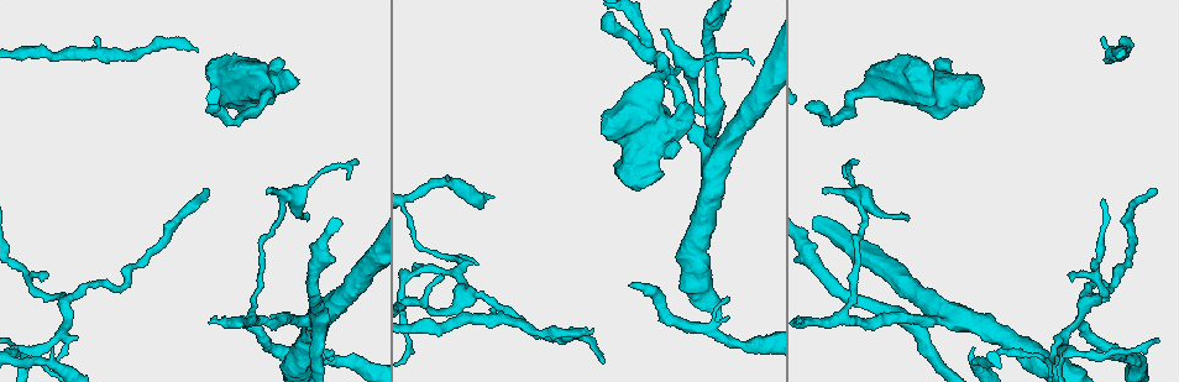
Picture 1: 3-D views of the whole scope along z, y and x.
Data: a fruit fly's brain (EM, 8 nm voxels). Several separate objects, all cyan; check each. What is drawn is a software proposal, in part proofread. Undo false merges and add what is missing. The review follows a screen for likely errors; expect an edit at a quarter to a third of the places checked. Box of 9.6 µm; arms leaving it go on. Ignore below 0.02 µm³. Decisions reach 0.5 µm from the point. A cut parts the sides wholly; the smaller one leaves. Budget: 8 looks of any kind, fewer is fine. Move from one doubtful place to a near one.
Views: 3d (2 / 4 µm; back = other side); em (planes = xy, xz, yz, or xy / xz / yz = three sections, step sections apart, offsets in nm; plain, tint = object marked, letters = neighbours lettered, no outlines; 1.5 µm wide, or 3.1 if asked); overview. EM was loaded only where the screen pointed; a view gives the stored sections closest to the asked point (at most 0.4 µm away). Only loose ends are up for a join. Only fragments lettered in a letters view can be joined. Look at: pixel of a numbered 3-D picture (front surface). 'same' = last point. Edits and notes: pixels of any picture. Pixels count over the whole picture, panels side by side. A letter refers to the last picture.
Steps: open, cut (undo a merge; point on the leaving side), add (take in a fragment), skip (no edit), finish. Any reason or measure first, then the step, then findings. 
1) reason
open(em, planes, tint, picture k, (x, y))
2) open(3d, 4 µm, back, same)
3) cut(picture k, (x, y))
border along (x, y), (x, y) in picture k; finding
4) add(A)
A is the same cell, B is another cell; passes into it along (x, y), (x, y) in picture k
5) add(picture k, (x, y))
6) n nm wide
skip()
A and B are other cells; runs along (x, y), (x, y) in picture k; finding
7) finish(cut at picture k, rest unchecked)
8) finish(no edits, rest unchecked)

sudden change in width
open(em, xz, step 4, letters, picture 1, (369, 367))

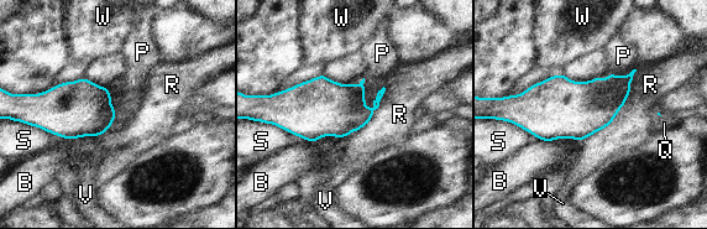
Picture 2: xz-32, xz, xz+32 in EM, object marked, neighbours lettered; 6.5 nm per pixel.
280 nm wide
skip()
B, P, Q, R, S, V and W are other cells; border along (383, 86), (373, 104), (366, 108) in picture 2; continuous, no second neuron

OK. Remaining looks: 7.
an open end
open(3d, 2 µm, back, picture 1, (744, 53))

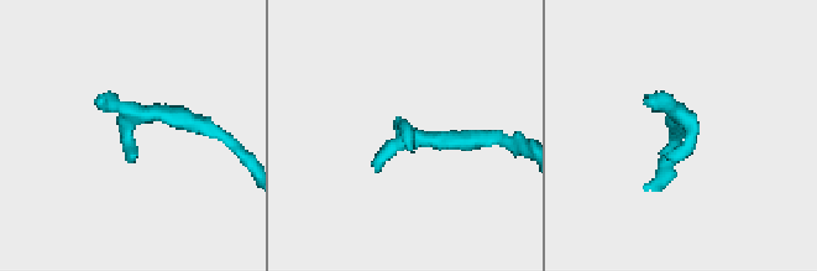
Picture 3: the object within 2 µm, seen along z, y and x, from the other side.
now the EM
open(em, planes, letters, picture 3, (675, 159))

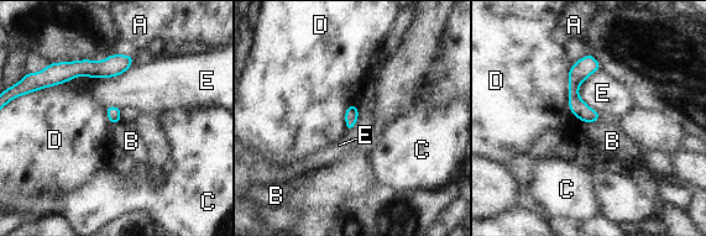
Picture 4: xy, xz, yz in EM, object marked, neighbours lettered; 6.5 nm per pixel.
skip()
A, B, C, D and E are other cells; runs along (587, 58), (574, 100), (590, 120) in picture 4; no lettered fragment goes on from it

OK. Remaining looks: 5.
branch stops here
open(3d, 4 µm, picture 1, (590, 330))

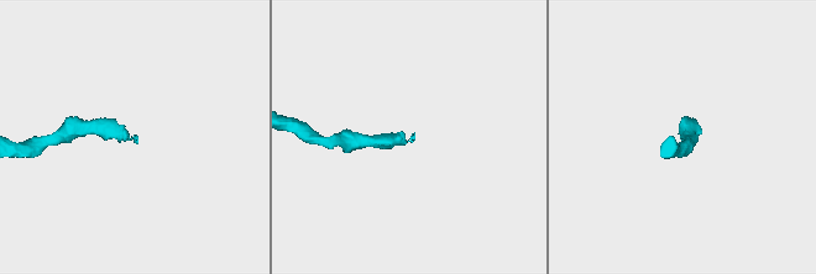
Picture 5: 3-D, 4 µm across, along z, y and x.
open(em, yz, step 8, tint, picture 5, (412, 134))

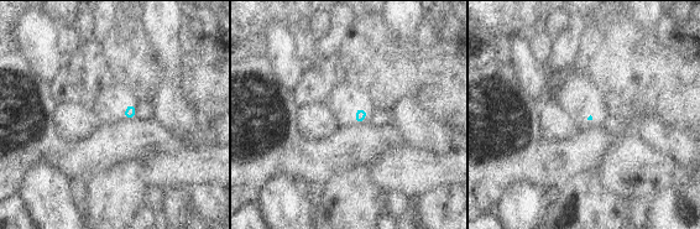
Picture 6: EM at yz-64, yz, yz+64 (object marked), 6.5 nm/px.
open(em, planes, letters, same)

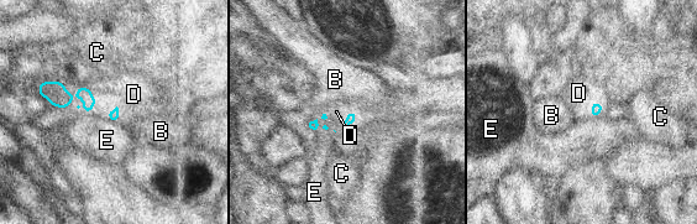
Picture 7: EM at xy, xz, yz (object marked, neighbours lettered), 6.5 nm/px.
add(D)
D is the same cell, B, C and E are other cells; passes into it along (83, 93), (83, 104), (119, 90) in picture 7; the neuron continues

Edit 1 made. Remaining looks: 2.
finish(add at picture 7, rest unchecked)

